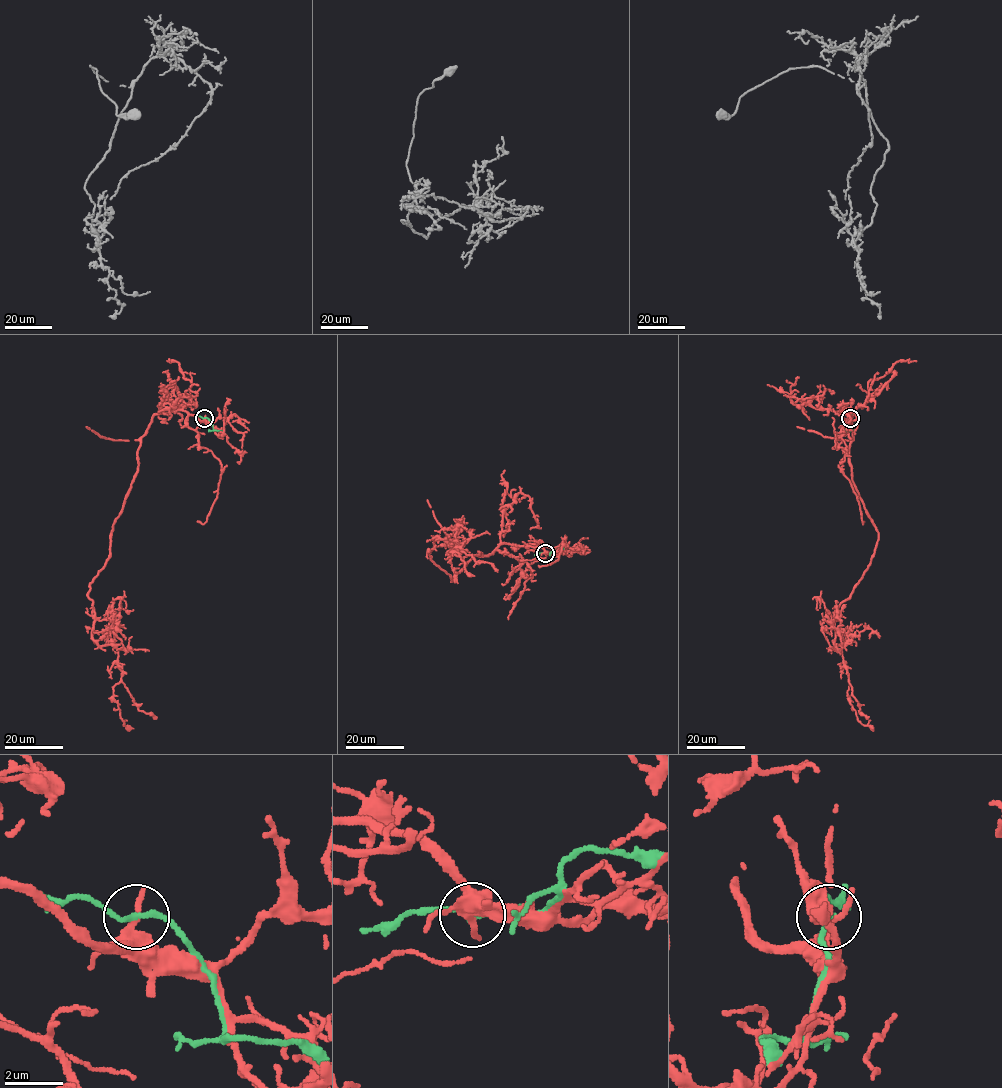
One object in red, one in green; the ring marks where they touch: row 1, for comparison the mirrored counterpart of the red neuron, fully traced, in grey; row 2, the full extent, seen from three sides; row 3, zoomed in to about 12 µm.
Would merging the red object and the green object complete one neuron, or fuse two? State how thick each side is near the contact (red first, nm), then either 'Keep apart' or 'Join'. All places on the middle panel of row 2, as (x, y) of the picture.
Thickness 240 nm (red) against 200 nm. Keep apart

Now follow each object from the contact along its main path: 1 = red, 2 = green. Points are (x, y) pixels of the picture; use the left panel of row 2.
1: (205, 418), (174, 407), (152, 417), (110, 556), (90, 584), (92, 638), (118, 650), (113, 699), (133, 729)
2: (205, 418), (211, 422), (213, 430), (223, 433)

